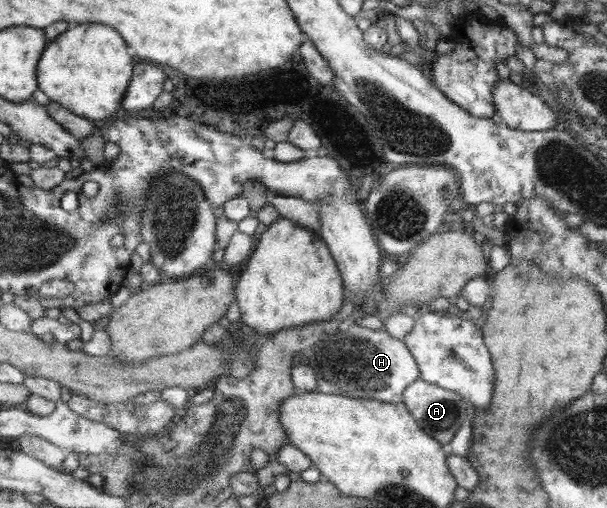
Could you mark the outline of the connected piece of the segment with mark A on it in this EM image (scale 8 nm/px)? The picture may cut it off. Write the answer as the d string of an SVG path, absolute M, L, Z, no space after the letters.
M420 378L404 389L402 403L416 421L416 424L422 428L422 431L434 438L443 447L452 439L456 430L466 419L466 408L468 407L468 404L458 393L442 389L440 386L422 381Z

